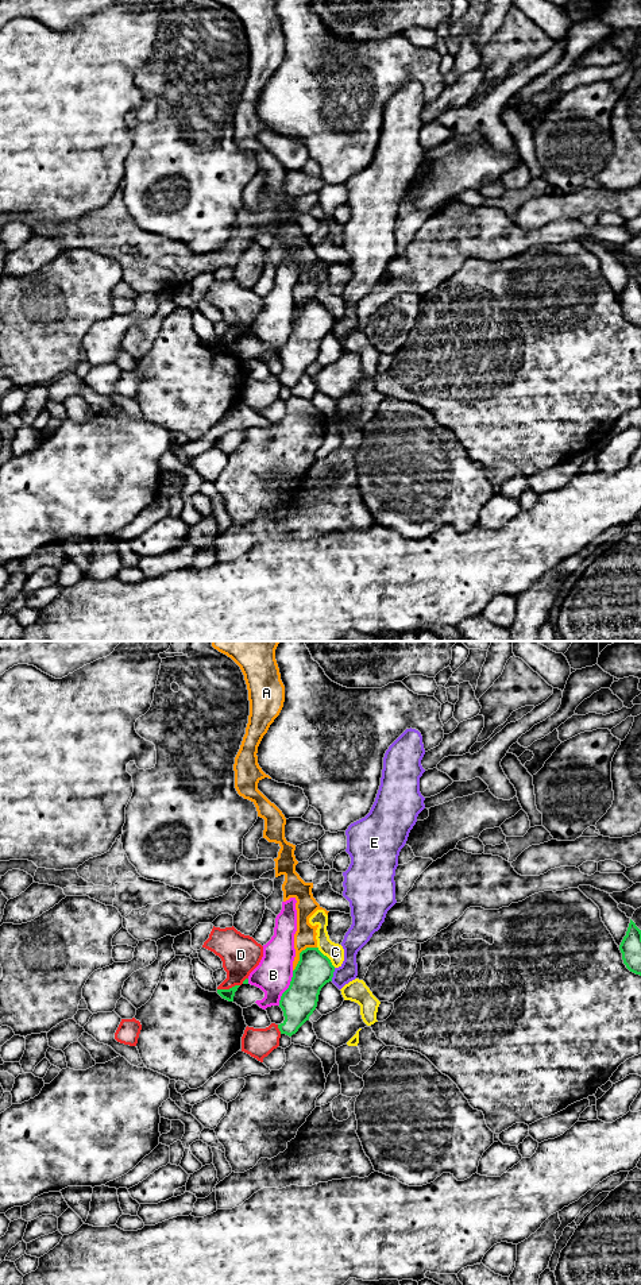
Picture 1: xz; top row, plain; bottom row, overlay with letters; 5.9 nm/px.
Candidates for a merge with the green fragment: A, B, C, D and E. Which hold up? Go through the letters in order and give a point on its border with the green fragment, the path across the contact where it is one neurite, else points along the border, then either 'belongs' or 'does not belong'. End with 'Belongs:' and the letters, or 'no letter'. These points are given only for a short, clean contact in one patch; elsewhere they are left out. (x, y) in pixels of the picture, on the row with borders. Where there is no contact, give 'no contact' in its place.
A: contact xz (300, 954); does not belong
B: contact xz (288, 988); does not belong
C: contact xz (327, 957); does not belong
D: contact xz (230, 988); does not belong
E: contact xz (332, 975); does not belong
Belongs: no letter

